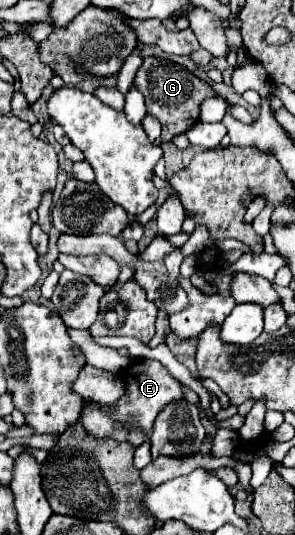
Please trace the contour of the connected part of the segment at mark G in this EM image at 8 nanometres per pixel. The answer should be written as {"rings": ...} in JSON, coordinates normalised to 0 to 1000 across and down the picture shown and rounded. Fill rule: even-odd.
{"rings":[[[492,108],[485,123],[471,127],[471,135],[458,142],[458,161],[492,179],[498,213],[525,217],[546,228],[546,236],[553,236],[546,258],[559,265],[573,265],[600,250],[634,247],[675,224],[681,191],[729,179],[729,168],[715,164],[708,153],[668,146],[654,135],[641,135],[634,127],[620,127],[607,120],[539,112],[539,108]]]}

